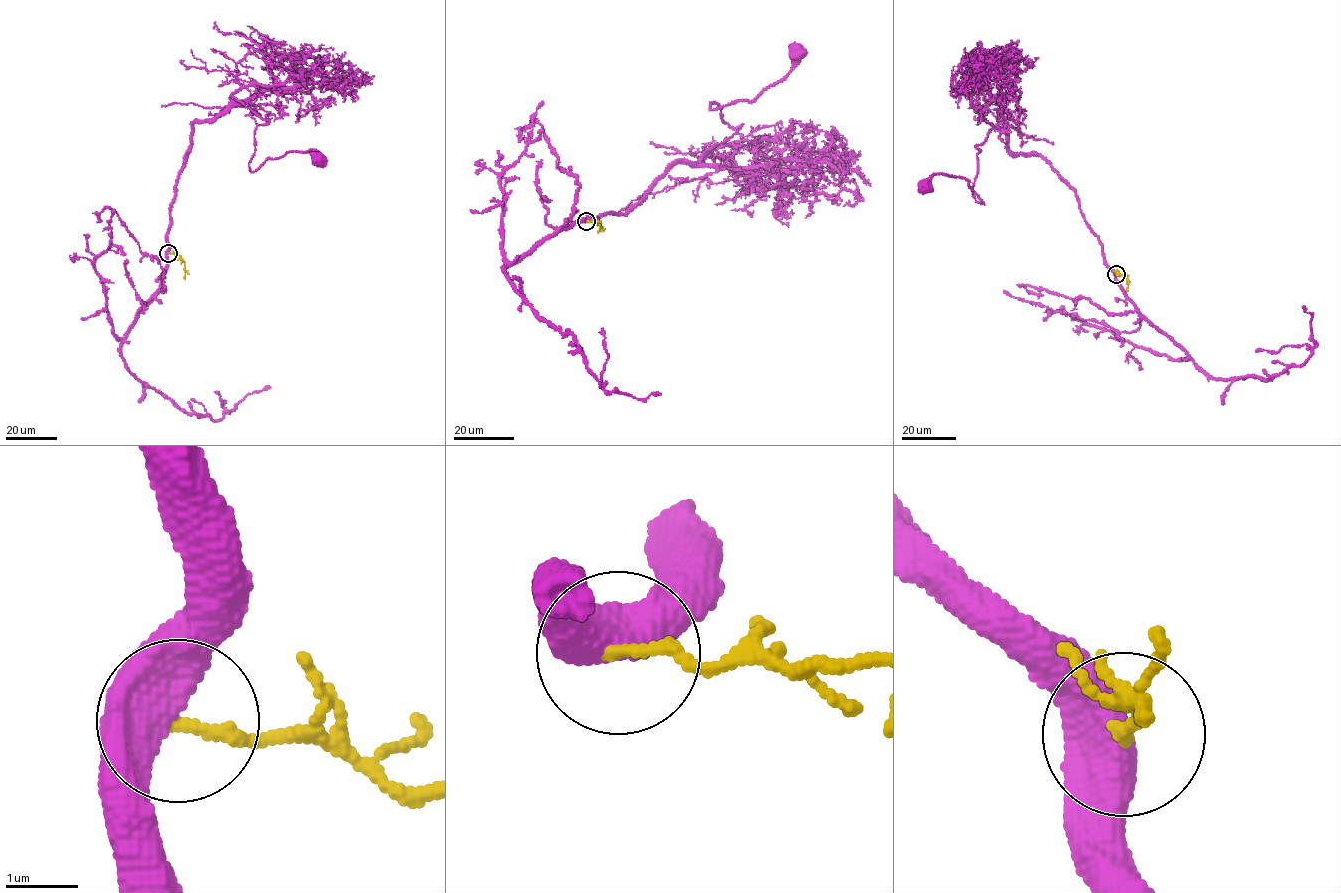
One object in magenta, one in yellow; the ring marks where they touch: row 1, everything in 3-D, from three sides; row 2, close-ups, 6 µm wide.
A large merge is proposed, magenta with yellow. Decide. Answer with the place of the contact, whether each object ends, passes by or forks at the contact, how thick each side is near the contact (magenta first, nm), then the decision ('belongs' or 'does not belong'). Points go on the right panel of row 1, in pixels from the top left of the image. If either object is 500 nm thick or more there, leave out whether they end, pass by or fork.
(1116, 274) | 550/170 nm | does not belong

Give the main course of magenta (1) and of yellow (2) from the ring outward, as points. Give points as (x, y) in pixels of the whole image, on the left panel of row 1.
1: (168, 252), (192, 125), (230, 97), (268, 120), (255, 130), (251, 171), (292, 151), (318, 158)
2: (168, 252), (178, 255), (184, 262), (185, 279)

